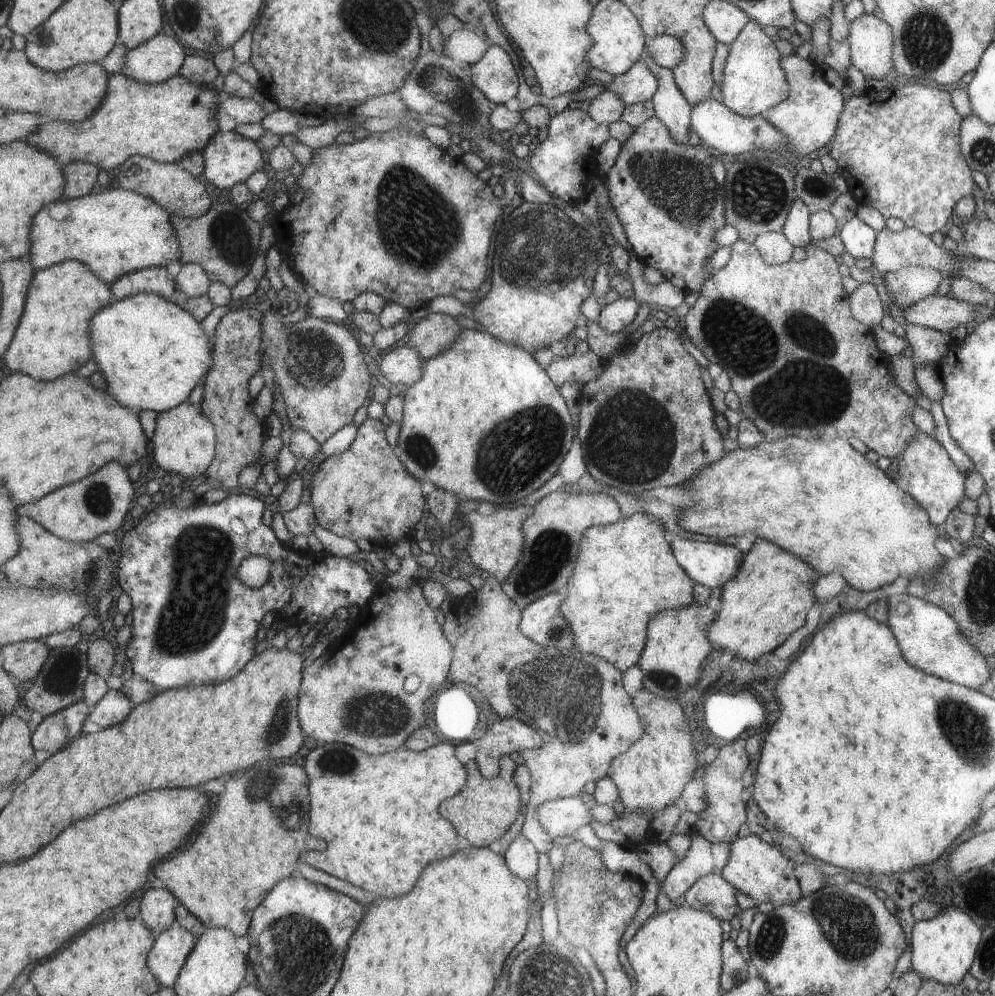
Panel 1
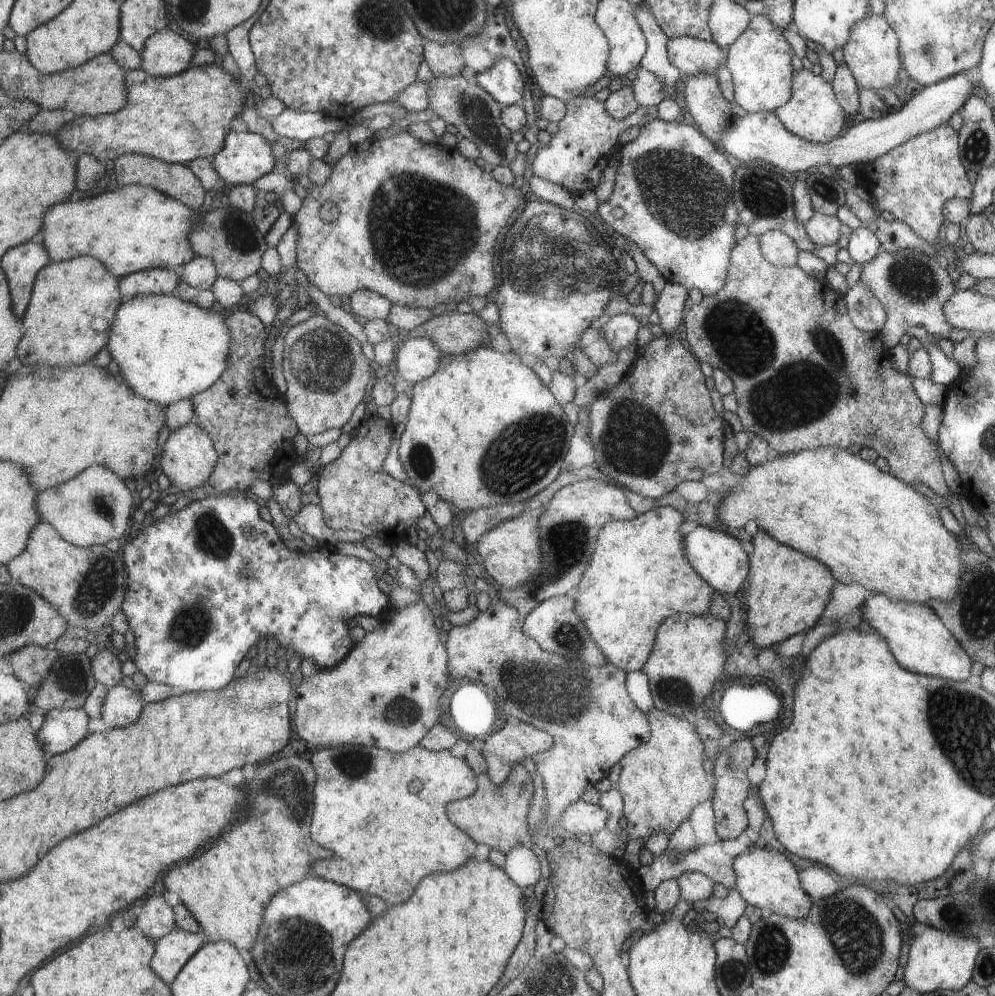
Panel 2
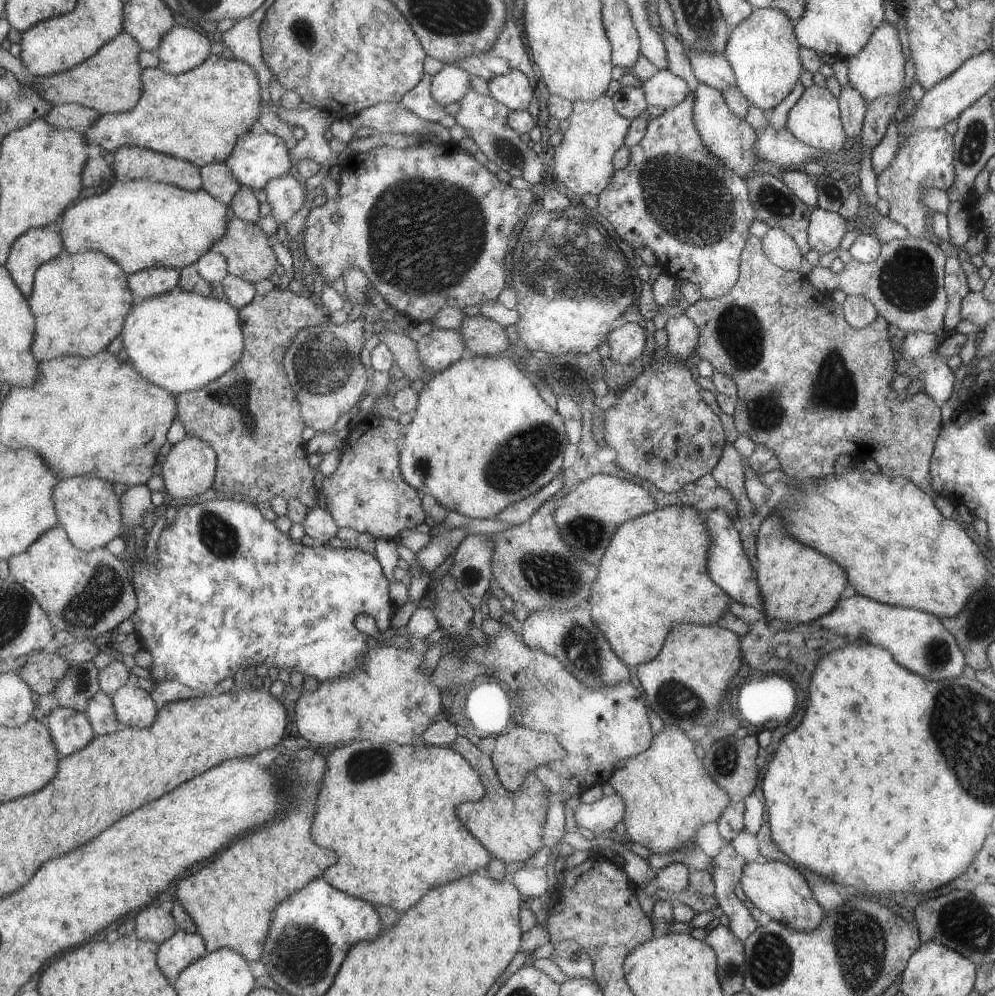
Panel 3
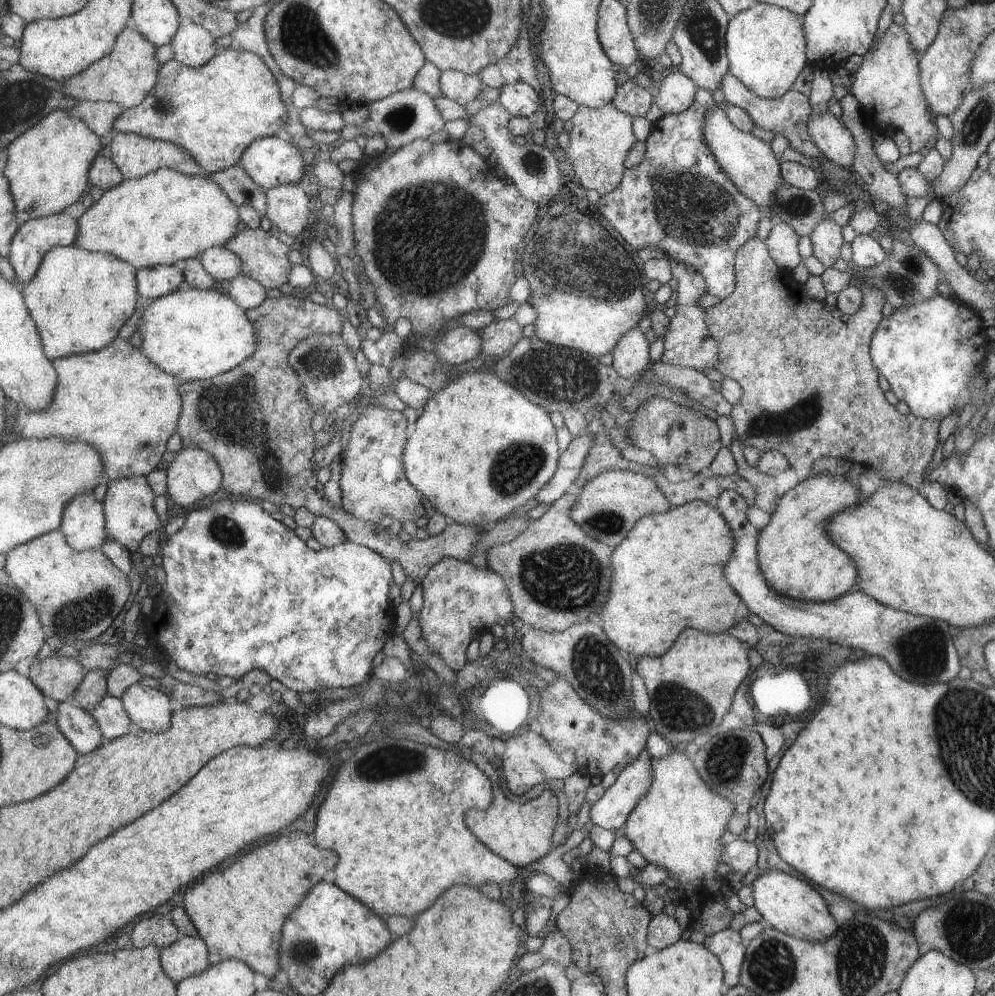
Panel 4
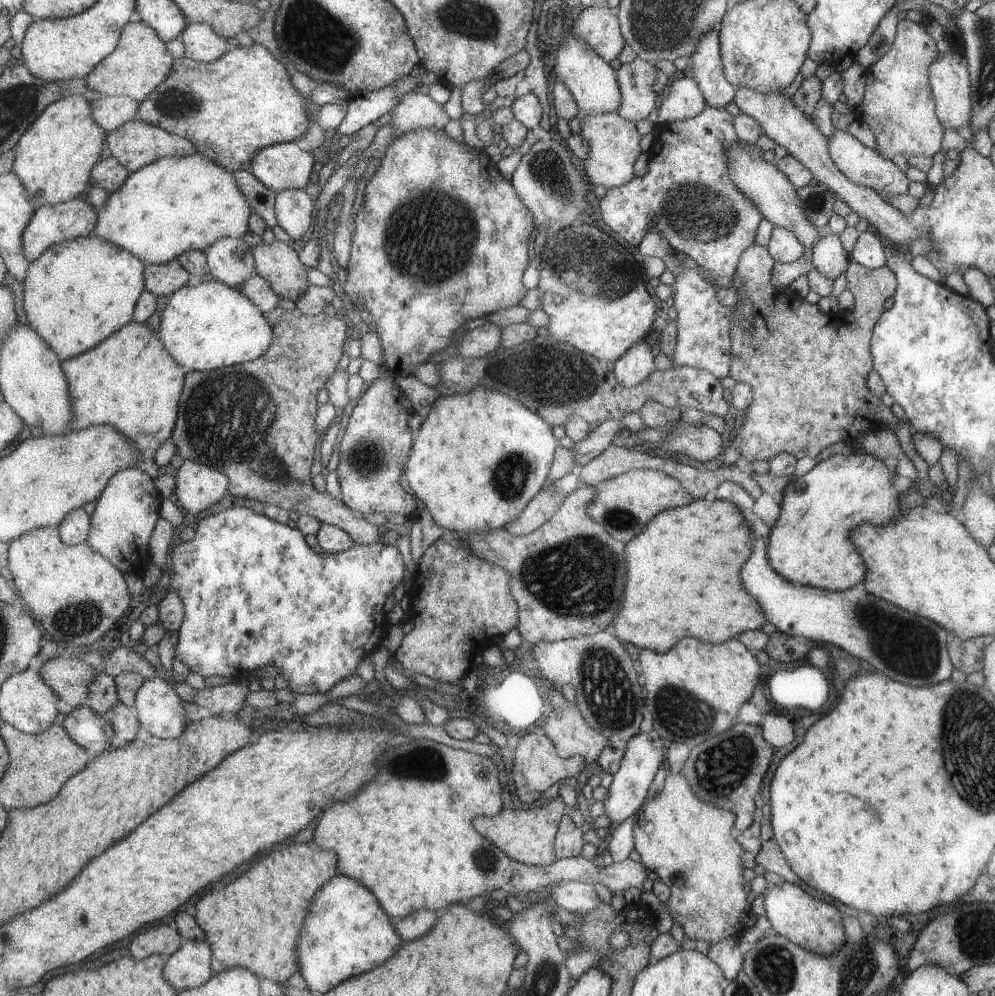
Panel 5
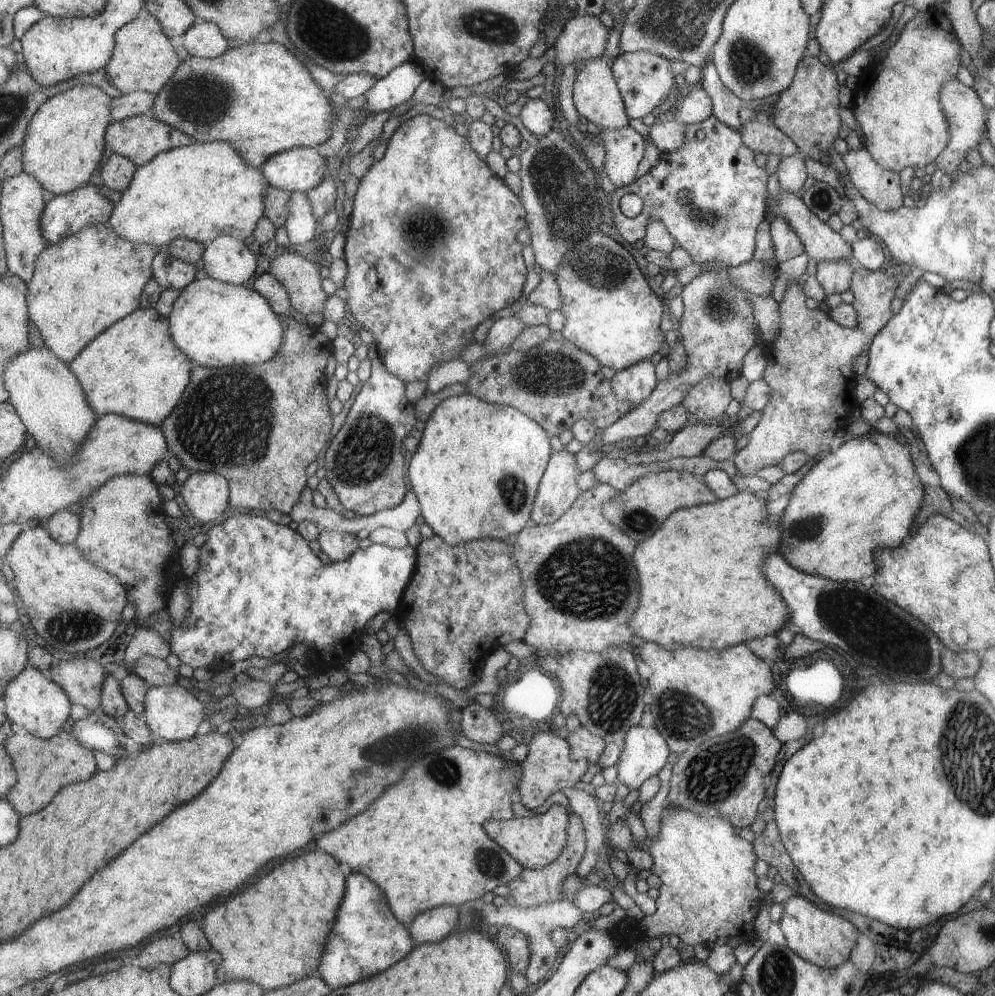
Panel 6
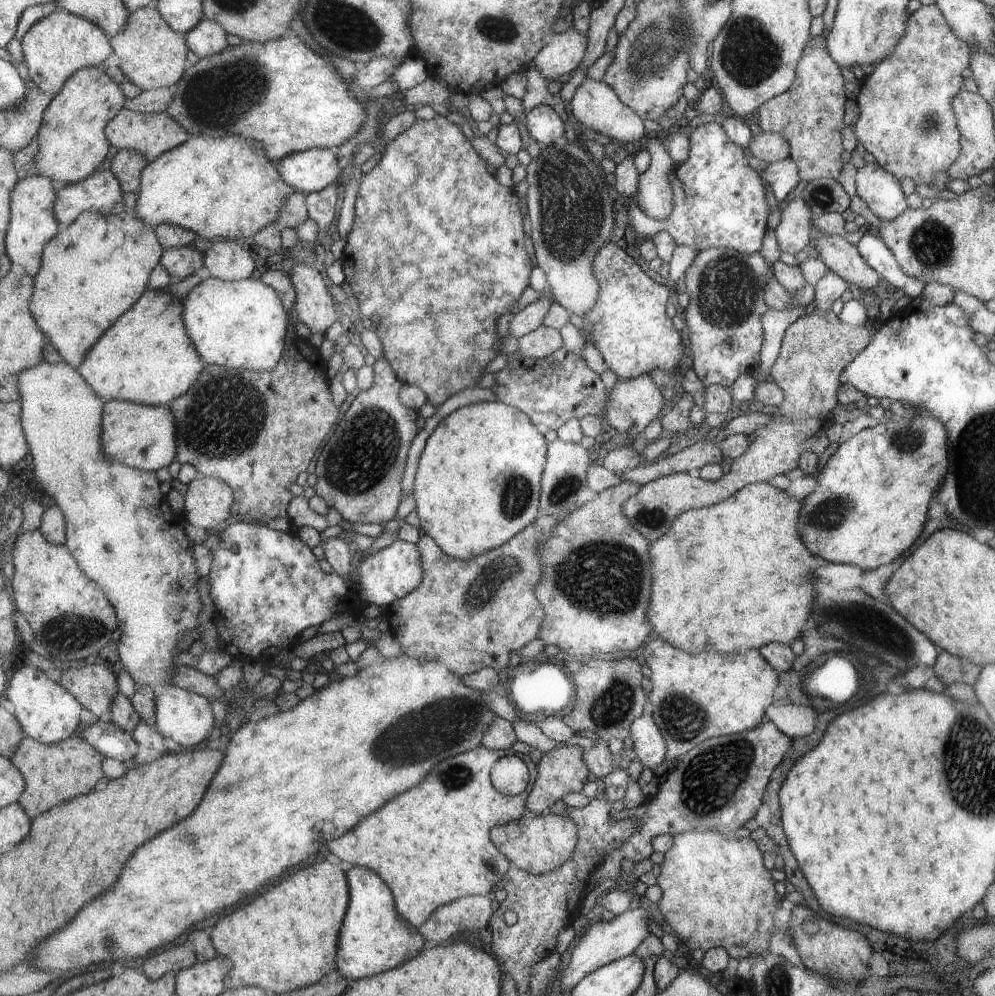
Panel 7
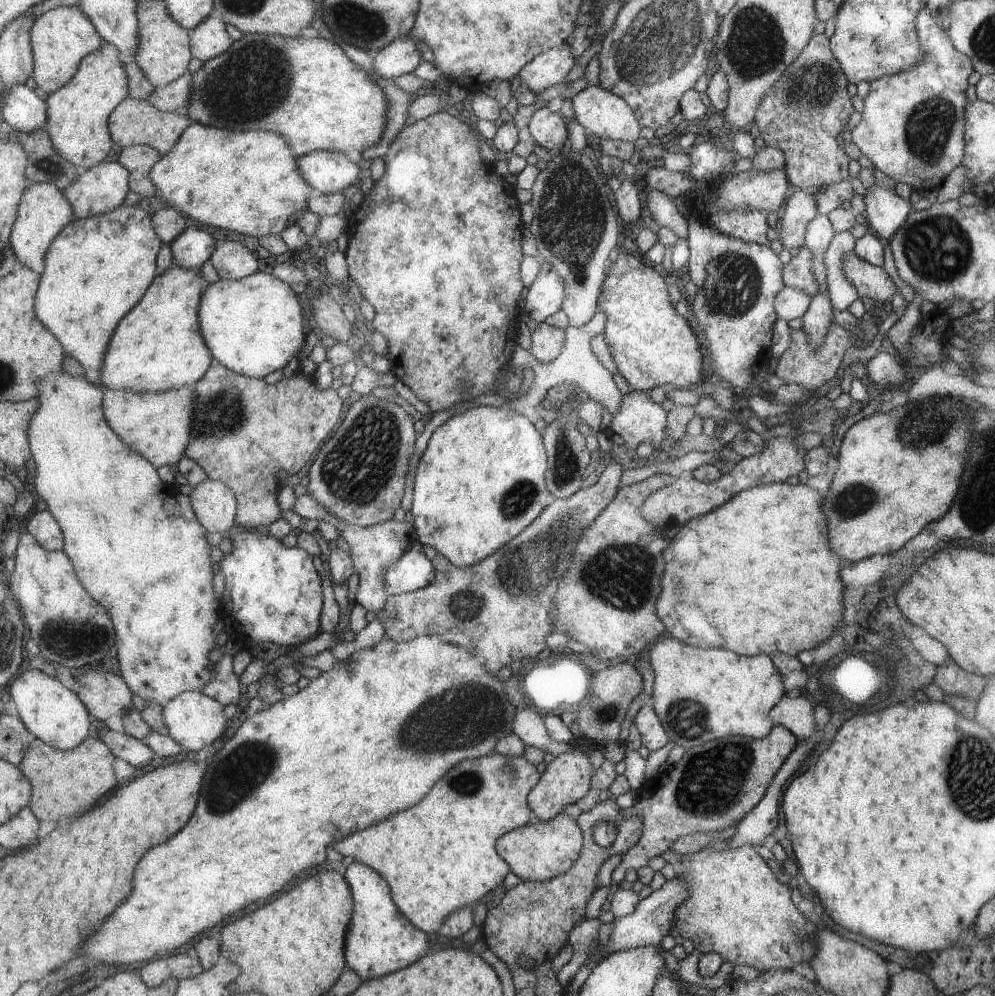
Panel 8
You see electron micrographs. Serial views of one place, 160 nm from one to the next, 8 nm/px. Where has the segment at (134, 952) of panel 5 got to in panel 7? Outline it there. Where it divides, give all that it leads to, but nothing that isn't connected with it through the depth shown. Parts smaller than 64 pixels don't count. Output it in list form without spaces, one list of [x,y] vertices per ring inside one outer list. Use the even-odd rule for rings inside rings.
[[[190,944],[174,946],[169,950],[165,949],[160,954],[156,953],[146,960],[142,966],[142,972],[151,980],[162,979],[168,972],[179,972],[192,967],[199,962],[198,956]]]

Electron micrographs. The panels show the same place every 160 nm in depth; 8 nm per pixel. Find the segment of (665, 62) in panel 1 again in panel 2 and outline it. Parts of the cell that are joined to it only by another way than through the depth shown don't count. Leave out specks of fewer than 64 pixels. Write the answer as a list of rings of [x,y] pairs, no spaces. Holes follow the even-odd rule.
[[[673,37],[666,42],[669,62],[681,76],[713,75],[727,60],[727,50],[717,43],[693,37]]]

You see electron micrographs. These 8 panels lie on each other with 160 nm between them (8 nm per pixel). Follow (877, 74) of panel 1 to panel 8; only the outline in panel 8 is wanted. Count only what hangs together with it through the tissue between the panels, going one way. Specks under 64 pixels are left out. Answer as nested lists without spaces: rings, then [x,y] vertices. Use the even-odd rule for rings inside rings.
[[[923,8],[919,12],[916,20],[916,28],[918,35],[918,43],[922,48],[922,56],[925,55],[926,59],[921,60],[921,64],[917,67],[908,69],[907,71],[901,71],[897,75],[889,75],[881,79],[875,79],[869,84],[869,92],[865,96],[863,101],[863,110],[860,112],[859,123],[851,127],[847,135],[847,140],[851,141],[860,150],[860,154],[866,156],[871,162],[874,168],[879,169],[885,176],[889,176],[895,183],[906,184],[912,190],[915,190],[921,194],[931,195],[935,188],[938,187],[942,180],[955,168],[961,164],[964,156],[965,149],[963,146],[963,108],[967,107],[967,100],[965,100],[965,88],[967,88],[967,78],[971,74],[971,70],[974,69],[973,61],[970,57],[965,56],[962,52],[951,44],[948,33],[938,27],[938,22],[927,12],[926,8]]]

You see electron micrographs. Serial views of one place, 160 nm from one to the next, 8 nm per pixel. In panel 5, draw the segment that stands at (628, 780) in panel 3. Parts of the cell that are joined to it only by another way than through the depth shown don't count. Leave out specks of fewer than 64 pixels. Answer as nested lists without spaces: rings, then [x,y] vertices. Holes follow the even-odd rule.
[[[676,769],[667,772],[658,795],[651,801],[643,802],[643,806],[637,811],[632,825],[634,849],[644,868],[657,874],[659,880],[669,887],[670,894],[664,906],[672,922],[681,926],[685,938],[718,943],[727,937],[737,938],[745,928],[745,924],[741,924],[741,918],[745,918],[749,904],[745,882],[741,876],[743,860],[739,854],[743,854],[743,848],[729,833],[735,817],[731,811],[699,800],[687,779]]]

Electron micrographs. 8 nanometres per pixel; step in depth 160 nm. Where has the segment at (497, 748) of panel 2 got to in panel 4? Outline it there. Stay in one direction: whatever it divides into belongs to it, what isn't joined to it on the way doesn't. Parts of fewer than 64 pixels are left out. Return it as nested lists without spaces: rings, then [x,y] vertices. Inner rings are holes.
[[[535,728],[521,735],[511,736],[506,740],[506,749],[501,756],[505,787],[511,796],[527,792],[542,780],[566,779],[576,771],[575,756],[572,750],[556,753],[549,742],[539,735]]]

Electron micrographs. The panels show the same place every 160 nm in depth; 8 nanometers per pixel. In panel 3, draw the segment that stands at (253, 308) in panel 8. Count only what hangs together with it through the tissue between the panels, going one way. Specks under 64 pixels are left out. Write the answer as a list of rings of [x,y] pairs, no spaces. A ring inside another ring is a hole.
[[[179,288],[145,299],[129,312],[121,333],[123,348],[143,378],[169,390],[173,396],[201,390],[230,372],[243,357],[240,312],[241,308],[228,301]]]

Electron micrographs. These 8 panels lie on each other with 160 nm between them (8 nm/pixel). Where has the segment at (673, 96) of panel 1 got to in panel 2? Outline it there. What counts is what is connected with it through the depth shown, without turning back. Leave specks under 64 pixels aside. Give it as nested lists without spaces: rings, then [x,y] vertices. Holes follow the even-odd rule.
[[[639,1],[634,6],[634,17],[646,37],[646,54],[642,56],[639,66],[641,69],[655,73],[663,82],[664,98],[673,98],[675,84],[678,79],[683,79],[683,76],[669,62],[666,45],[668,38],[643,1]]]

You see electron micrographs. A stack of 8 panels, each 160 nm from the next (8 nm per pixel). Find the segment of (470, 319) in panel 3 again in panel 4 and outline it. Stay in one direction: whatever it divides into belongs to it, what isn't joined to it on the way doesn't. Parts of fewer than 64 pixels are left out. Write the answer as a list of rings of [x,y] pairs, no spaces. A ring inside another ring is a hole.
[[[498,319],[479,330],[483,337],[482,355],[491,355],[499,359],[510,352],[513,345],[522,337],[522,326],[513,319]]]

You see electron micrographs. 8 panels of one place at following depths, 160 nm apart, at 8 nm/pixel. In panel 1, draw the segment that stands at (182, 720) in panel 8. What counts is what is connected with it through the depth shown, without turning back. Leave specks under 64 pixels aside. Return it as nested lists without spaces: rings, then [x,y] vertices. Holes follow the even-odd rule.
[[[120,689],[110,690],[96,704],[94,711],[90,714],[90,719],[101,728],[111,728],[121,724],[131,712],[135,704],[129,700],[129,697]]]

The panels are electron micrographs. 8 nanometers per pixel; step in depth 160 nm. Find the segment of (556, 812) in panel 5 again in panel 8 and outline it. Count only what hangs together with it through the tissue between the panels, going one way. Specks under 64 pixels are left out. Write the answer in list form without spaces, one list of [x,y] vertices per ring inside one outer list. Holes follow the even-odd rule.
[[[561,812],[548,821],[533,819],[531,823],[508,832],[499,840],[497,848],[517,878],[541,882],[562,875],[576,862],[582,848],[582,831],[576,821]]]

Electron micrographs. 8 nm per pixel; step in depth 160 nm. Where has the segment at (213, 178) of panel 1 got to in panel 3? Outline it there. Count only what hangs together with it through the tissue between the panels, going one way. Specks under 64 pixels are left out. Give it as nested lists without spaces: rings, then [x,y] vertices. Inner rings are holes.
[[[259,129],[243,134],[237,140],[235,151],[225,160],[225,164],[231,168],[231,172],[239,183],[254,189],[264,189],[271,178],[288,174],[291,170],[291,163],[291,152],[287,148],[287,142],[275,134],[269,134]]]

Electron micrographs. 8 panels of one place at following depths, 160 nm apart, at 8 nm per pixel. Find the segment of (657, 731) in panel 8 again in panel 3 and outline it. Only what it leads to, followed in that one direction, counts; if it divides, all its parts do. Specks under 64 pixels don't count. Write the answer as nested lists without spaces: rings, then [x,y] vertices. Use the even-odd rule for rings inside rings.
[[[617,794],[602,796],[591,804],[580,803],[573,809],[575,824],[599,836],[605,831],[612,830],[623,817],[623,800]]]

